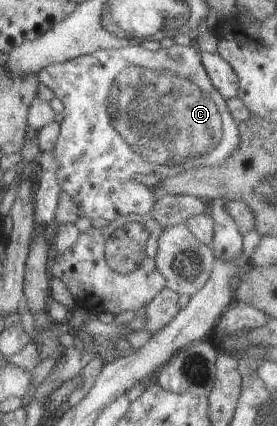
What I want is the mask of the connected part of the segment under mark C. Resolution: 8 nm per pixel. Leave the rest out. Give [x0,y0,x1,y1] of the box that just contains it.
[36,41,239,223]

